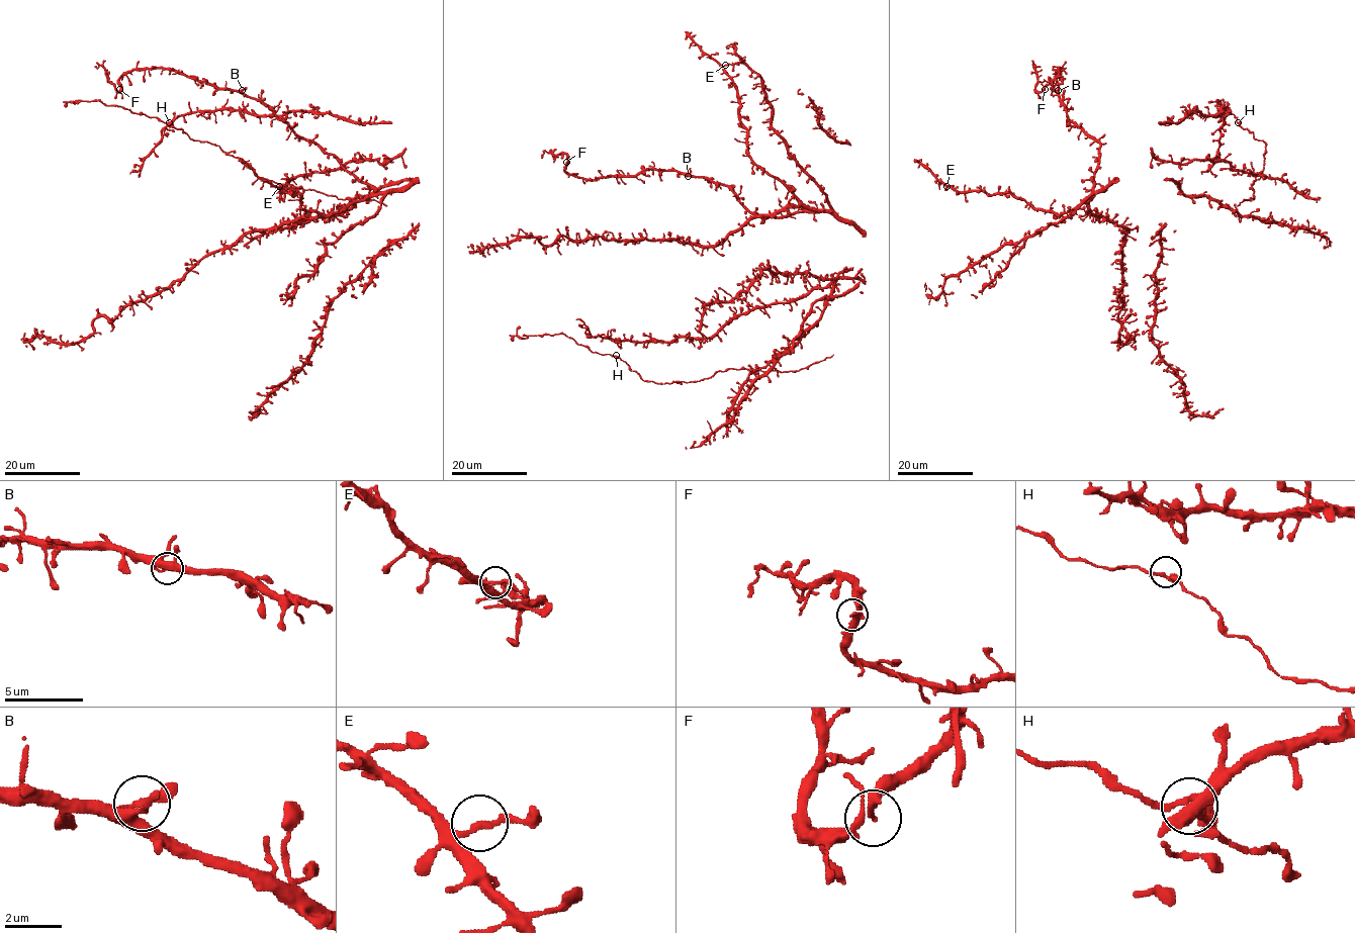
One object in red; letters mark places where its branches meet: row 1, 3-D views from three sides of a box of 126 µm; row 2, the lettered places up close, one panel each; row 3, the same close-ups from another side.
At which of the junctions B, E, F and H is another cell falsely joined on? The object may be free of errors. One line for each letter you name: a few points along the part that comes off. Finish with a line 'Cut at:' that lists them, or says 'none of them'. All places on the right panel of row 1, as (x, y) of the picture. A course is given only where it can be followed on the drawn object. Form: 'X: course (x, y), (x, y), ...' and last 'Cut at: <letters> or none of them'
Cut at: none of them

